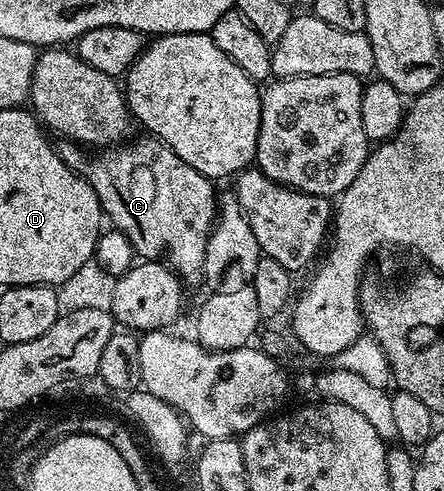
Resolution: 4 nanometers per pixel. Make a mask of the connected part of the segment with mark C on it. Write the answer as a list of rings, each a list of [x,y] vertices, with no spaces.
[[[156,138],[144,139],[134,144],[106,146],[90,160],[90,153],[79,144],[62,143],[59,151],[67,167],[89,181],[108,223],[110,220],[109,224],[130,240],[138,257],[164,261],[182,281],[200,281],[209,236],[217,218],[218,189],[213,189],[210,177],[187,166],[166,144]]]

